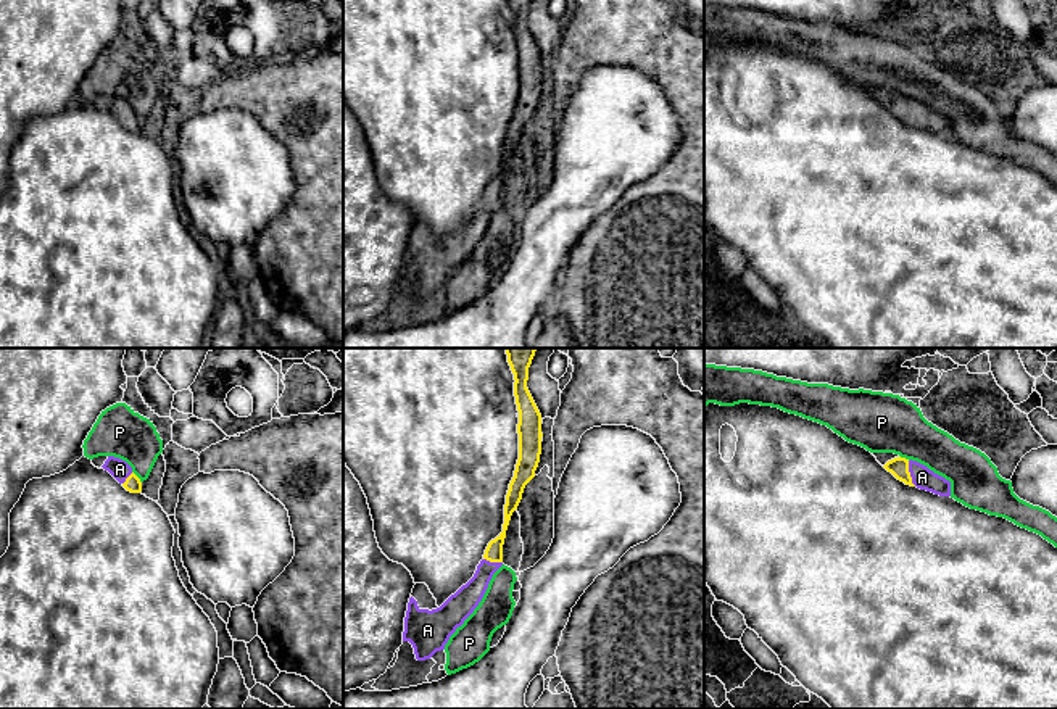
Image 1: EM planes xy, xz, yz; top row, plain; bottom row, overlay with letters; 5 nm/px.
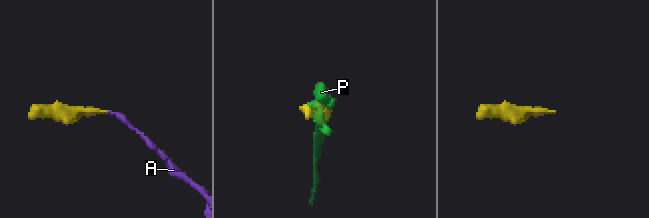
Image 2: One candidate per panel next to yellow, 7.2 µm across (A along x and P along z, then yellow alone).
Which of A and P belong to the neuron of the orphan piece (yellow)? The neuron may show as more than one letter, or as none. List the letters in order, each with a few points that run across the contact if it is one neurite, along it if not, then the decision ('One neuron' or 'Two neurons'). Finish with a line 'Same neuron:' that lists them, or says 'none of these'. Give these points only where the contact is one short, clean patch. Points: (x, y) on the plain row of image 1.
A: Line: yz (899, 105), (909, 113), (922, 116). One neuron
P: Two neurons
Same neuron: A

